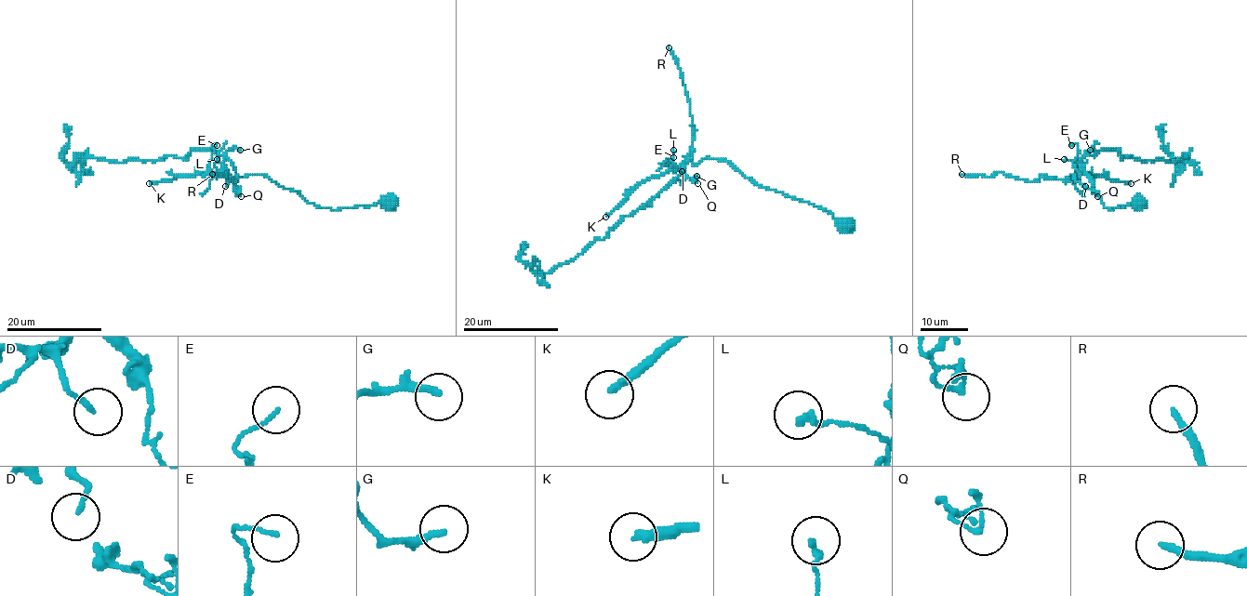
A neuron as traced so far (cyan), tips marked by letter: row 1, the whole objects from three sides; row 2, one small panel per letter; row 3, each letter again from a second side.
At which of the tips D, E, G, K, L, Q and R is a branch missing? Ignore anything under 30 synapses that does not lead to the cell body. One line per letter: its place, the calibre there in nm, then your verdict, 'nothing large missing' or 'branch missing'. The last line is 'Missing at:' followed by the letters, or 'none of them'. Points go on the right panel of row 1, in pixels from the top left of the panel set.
D: (1085, 186) | 120 nm | nothing large missing
E: (1071, 145) | 90 nm | nothing large missing
G: (1090, 150) | 240 nm | nothing large missing
K: (1131, 183) | 280 nm | branch missing
L: (1064, 159) | 200 nm | nothing large missing
Q: (1097, 196) | 110 nm | nothing large missing
R: (961, 174) | 190 nm | nothing large missing
Missing at: K

